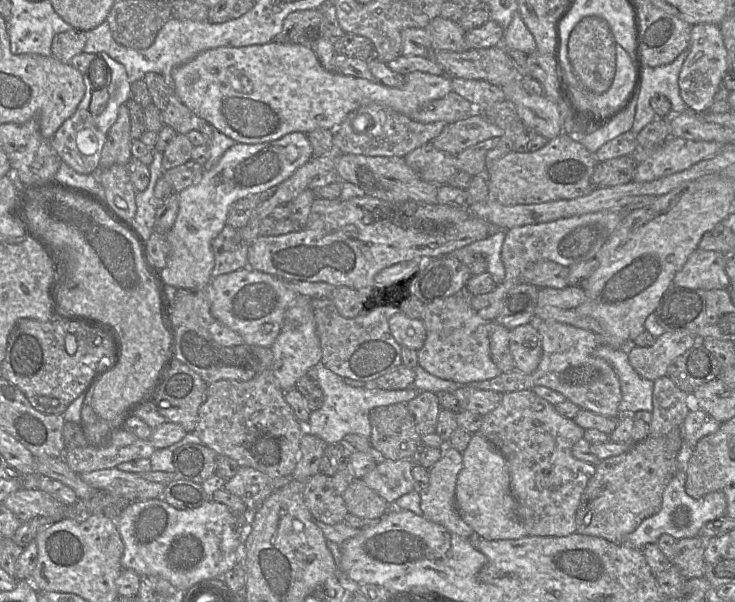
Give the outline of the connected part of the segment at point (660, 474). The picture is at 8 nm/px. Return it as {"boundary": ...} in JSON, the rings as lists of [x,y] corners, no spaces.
{"boundary":[[[648,436],[643,441],[631,443],[628,451],[603,460],[595,466],[595,473],[584,489],[576,512],[576,532],[604,538],[613,543],[626,543],[626,537],[632,533],[647,517],[658,512],[663,492],[679,471],[677,454],[671,453],[665,436]]]}

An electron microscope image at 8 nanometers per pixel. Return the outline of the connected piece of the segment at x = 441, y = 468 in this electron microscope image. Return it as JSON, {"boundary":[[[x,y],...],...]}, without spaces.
{"boundary":[[[445,445],[442,449],[440,459],[429,469],[429,484],[419,492],[420,507],[423,511],[423,517],[431,522],[444,526],[450,532],[453,532],[463,538],[474,539],[476,537],[474,530],[460,516],[455,501],[456,482],[459,472],[462,468],[462,453],[456,449]]]}

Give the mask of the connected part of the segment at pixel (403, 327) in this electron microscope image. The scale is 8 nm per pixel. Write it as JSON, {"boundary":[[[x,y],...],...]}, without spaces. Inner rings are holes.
{"boundary":[[[402,312],[392,314],[388,319],[392,336],[401,347],[418,351],[424,345],[426,328],[420,319],[410,319]]]}

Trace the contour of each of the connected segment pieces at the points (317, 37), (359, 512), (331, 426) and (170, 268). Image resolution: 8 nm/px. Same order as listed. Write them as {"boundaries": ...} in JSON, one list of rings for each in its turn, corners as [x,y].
{"boundaries":[[[[320,9],[298,10],[290,13],[284,20],[276,41],[315,47],[322,38],[329,37],[326,20]]],[[[355,478],[342,494],[348,512],[367,522],[380,519],[389,504],[360,478]]],[[[321,362],[316,366],[318,386],[323,392],[323,405],[310,413],[309,433],[324,440],[328,445],[337,444],[348,434],[357,434],[369,440],[371,425],[370,411],[380,406],[408,403],[421,391],[414,387],[401,390],[382,390],[378,388],[356,388],[347,385],[343,378],[327,369]]],[[[292,132],[272,142],[259,144],[236,143],[227,149],[215,166],[204,171],[198,183],[177,193],[178,214],[172,228],[167,232],[170,251],[166,266],[158,271],[163,286],[169,285],[176,289],[188,290],[206,289],[212,278],[211,271],[215,264],[211,244],[226,225],[230,206],[239,199],[250,195],[259,195],[269,188],[280,185],[312,157],[313,148],[307,134],[303,132]]]]}

